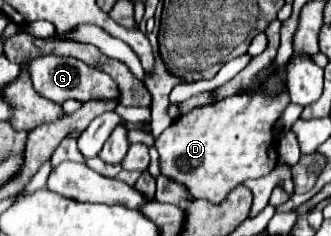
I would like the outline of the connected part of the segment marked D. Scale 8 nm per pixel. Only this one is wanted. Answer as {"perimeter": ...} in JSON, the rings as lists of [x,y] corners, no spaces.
{"perimeter":[[[284,87],[276,97],[256,91],[226,97],[214,105],[194,107],[154,139],[160,155],[160,173],[182,183],[194,199],[208,199],[220,205],[246,179],[258,179],[274,169],[278,153],[272,129],[288,103],[290,97]]]}

